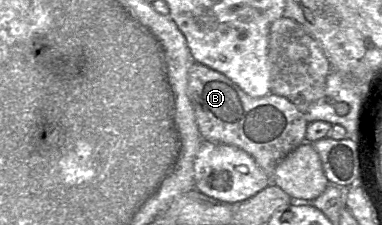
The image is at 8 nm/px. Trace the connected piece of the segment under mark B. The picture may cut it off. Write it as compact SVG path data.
M195 62L188 72L187 94L194 108L199 131L204 139L233 145L244 150L271 177L271 182L277 164L306 140L308 122L304 113L287 98L273 93L253 98L224 74L200 63Z

